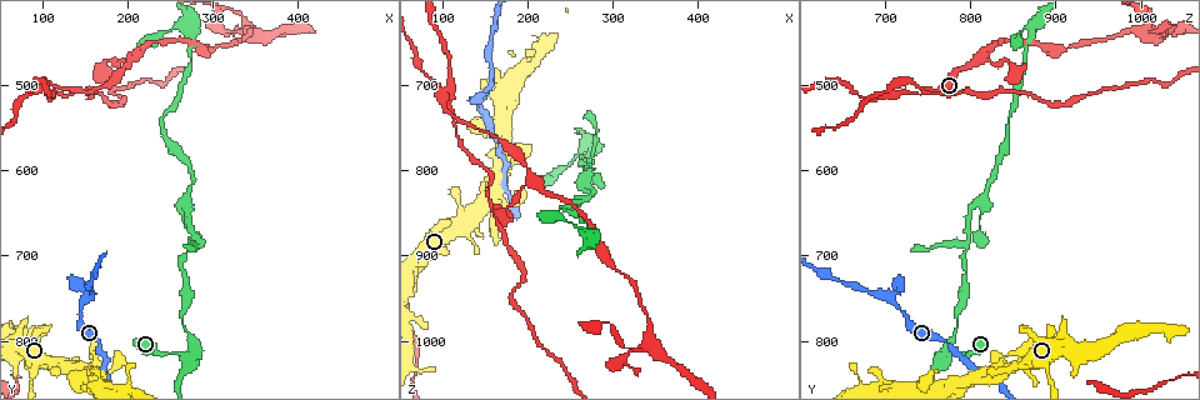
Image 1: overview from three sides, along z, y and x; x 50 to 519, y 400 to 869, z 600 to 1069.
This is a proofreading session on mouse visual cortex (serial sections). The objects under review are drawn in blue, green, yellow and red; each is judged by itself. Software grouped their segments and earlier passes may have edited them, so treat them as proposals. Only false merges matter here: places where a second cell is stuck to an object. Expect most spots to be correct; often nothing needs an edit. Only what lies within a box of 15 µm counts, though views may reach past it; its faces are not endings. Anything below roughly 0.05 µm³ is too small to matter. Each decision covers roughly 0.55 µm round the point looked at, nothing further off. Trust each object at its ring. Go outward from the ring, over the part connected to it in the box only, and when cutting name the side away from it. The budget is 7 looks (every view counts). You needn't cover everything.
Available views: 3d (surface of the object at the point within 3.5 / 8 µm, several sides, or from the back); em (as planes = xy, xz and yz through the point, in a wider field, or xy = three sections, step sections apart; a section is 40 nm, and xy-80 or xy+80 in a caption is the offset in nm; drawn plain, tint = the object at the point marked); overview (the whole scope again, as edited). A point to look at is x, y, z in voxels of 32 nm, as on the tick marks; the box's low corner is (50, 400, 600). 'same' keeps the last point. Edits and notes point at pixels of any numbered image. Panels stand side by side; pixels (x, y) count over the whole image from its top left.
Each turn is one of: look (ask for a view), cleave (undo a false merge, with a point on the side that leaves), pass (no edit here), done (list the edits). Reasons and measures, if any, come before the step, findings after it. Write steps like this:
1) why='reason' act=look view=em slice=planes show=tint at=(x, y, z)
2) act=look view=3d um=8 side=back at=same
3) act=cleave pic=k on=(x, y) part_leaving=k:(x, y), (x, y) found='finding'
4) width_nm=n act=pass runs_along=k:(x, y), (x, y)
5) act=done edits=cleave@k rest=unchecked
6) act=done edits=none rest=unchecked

why='a fork' act=look view=em slice=xy step=3 show=tint at=(270, 815, 775)

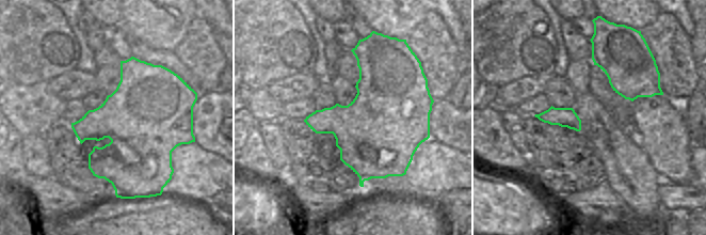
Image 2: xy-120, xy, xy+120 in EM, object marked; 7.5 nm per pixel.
why='see where the arms go' act=look view=3d um=3.5 at=same

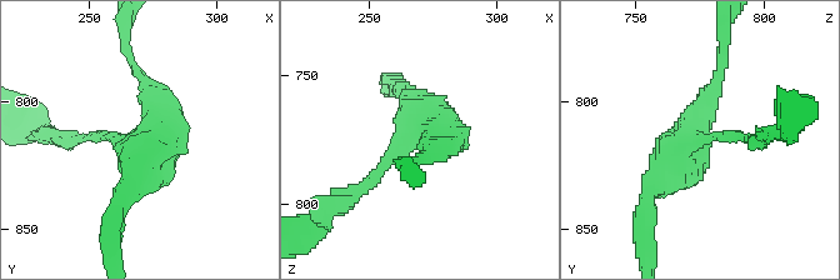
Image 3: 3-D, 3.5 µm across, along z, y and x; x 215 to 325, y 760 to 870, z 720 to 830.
act=pass runs_along=3:(85, 139), (158, 128), (135, 70) found='continuous, no second cell'

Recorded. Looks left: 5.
why='a fork' act=look view=3d um=3.5 side=back at=(270, 690, 795)

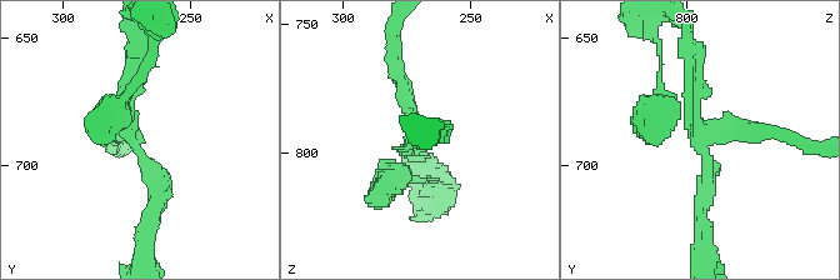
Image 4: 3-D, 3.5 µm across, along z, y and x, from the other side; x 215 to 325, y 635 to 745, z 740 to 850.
act=cleave pic=4 on=(409, 91) found='two cells meet here'

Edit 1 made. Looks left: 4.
why='redraw' act=look view=overview

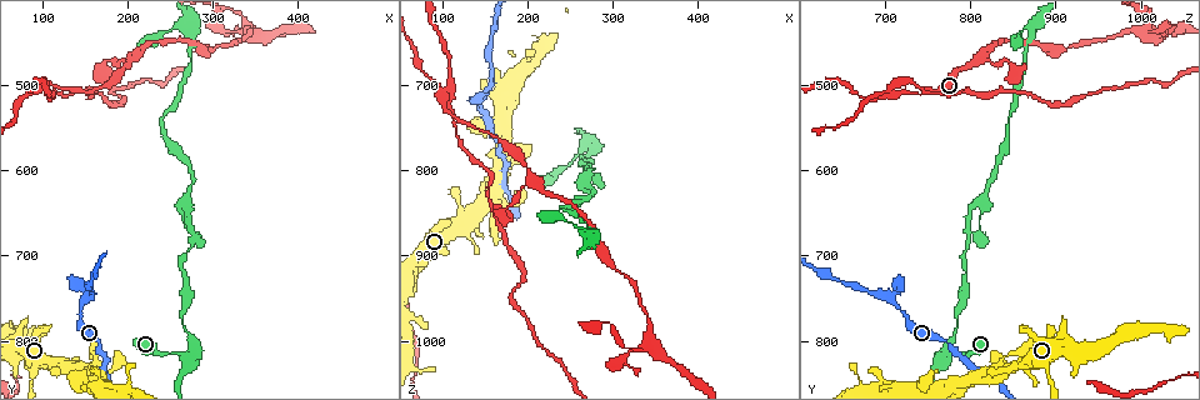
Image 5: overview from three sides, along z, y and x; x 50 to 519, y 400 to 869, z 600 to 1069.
why='abrupt turn' act=look view=3d um=3.5 at=(265, 640, 810)

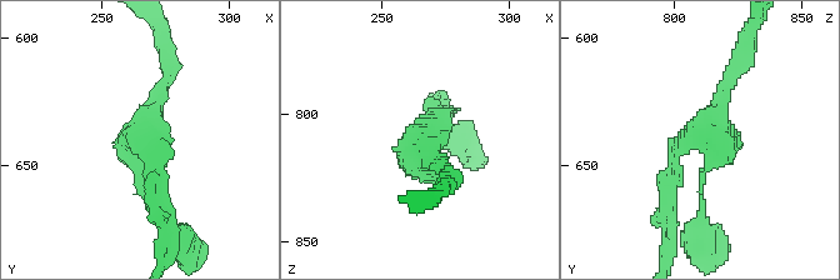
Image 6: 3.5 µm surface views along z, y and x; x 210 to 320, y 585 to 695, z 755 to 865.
why='shape alone is not enough' act=look view=em slice=planes show=tint at=(268, 636, 809)

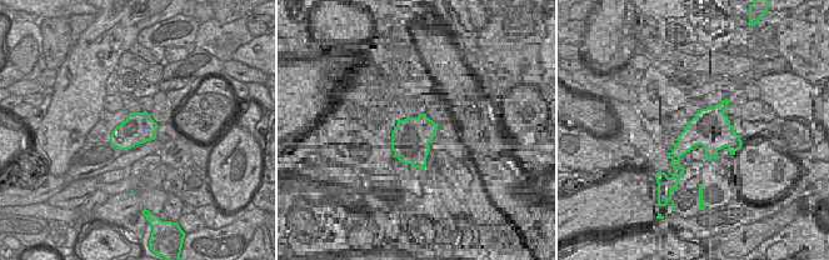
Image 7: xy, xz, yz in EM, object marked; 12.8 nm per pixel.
act=look view=em slice=xy step=5 show=tint at=same

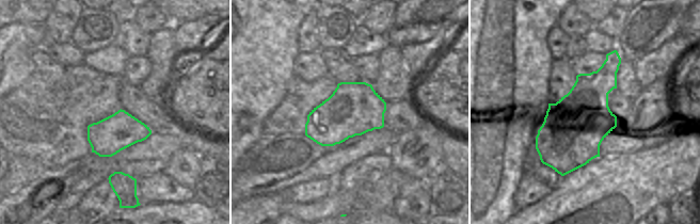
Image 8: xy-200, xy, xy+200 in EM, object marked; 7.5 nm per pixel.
act=pass runs_along=6:(669, 203), (675, 153), (740, 61) found='one cell here'

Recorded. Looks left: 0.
act=done edits=cleave@4 rest=unchecked

